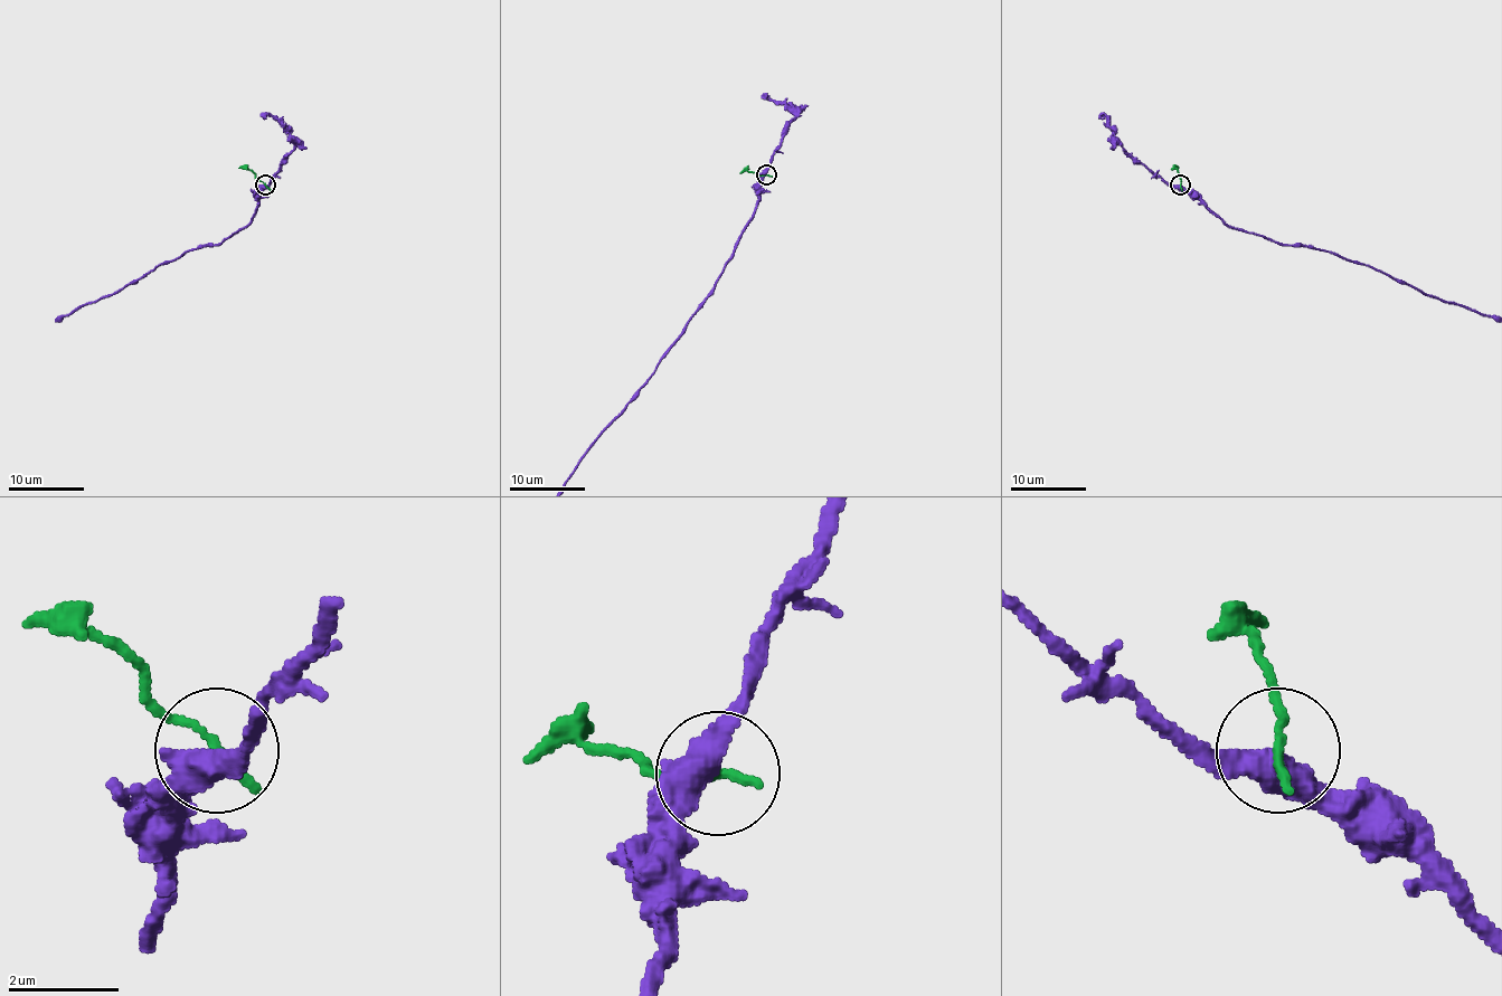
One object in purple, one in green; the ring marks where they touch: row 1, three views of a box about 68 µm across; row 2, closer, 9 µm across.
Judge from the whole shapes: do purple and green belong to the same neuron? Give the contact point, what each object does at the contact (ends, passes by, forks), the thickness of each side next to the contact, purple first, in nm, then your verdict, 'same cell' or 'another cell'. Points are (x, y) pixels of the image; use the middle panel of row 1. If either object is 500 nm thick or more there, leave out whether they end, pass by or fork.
(766, 174) | purple passes by | green ends | 460/190 nm | another cell

